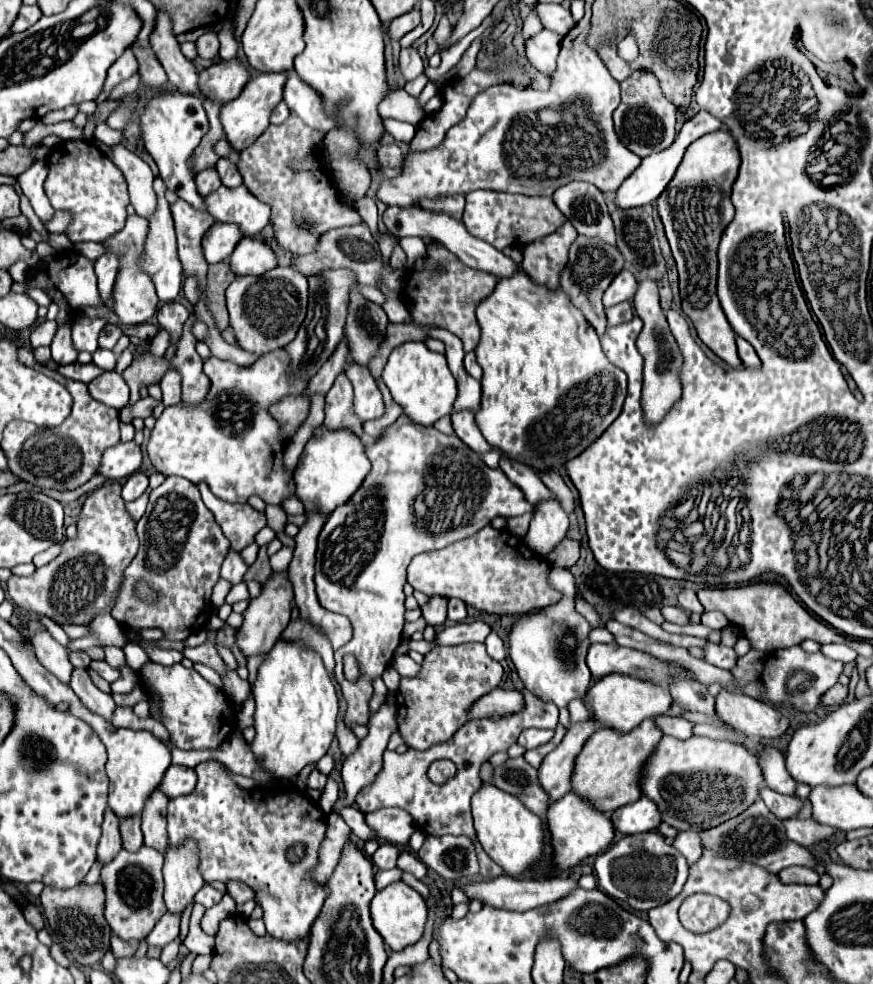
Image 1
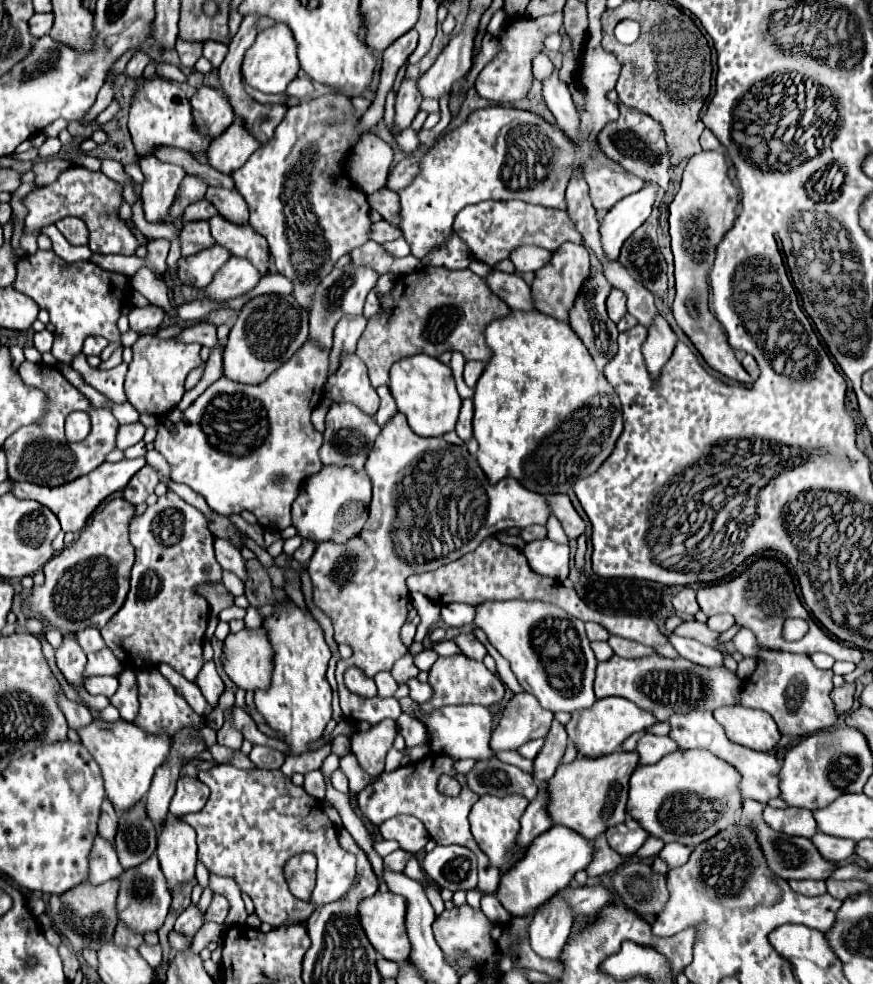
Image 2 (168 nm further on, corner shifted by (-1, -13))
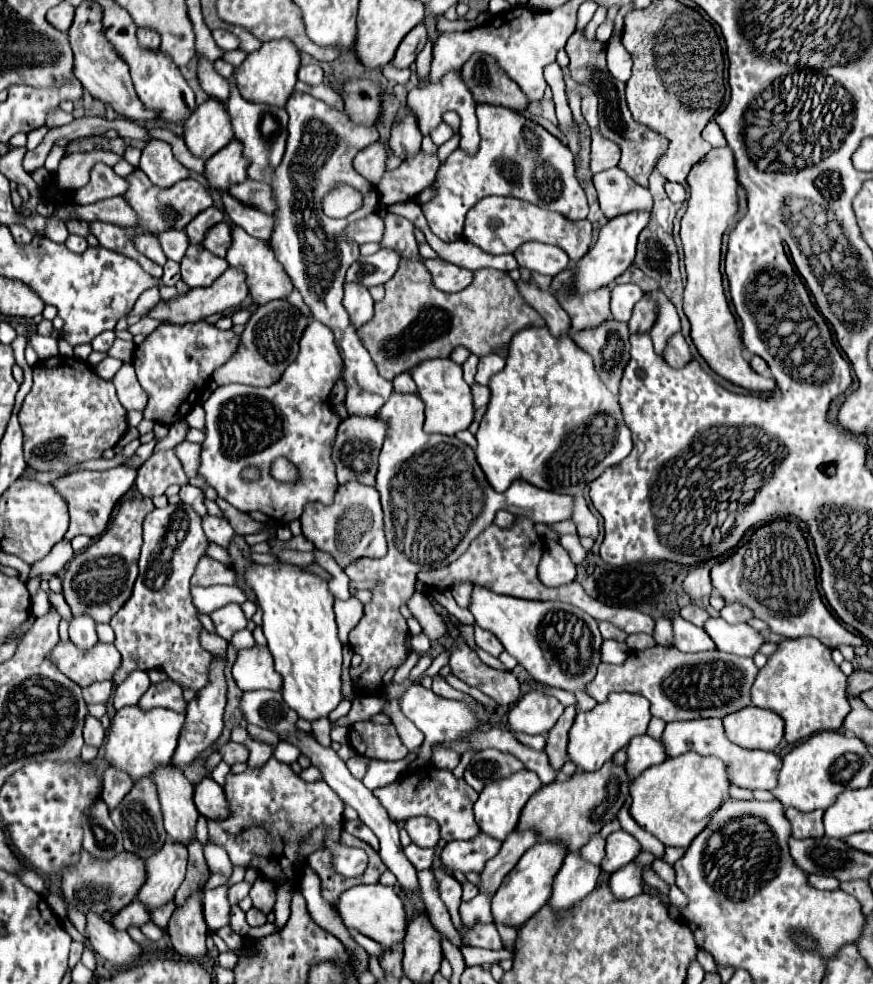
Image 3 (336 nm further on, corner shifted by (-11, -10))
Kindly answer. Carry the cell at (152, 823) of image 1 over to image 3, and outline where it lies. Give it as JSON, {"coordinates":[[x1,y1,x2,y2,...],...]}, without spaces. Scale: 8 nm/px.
{"coordinates":[[217,657,211,669,211,681,207,687,203,687,197,697,189,703,187,713,185,713,185,723,181,727,181,735,179,735,179,743,175,749,175,755,171,759,173,767,189,767,203,751,211,749,215,745,215,741,221,737,223,731,223,711,225,711,225,703,227,703,227,685,225,685,225,677,223,677,223,665,225,659]]}

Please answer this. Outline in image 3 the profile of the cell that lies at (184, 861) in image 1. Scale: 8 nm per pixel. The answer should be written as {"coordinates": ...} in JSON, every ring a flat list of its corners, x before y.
{"coordinates":[[167,765,167,767,161,767,153,773,153,781,159,789,159,801,161,801,161,811,163,811,163,819,165,819,165,831,169,833,169,837,175,841,175,843,181,843,181,845,189,845,193,841,193,837,197,835,197,817,199,817,199,811,193,803,193,785,187,781,187,777,183,775,183,771]]}

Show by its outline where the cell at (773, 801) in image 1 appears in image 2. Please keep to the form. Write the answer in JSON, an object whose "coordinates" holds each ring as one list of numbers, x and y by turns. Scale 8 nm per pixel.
{"coordinates":[[769,808,763,810,763,820,777,832,789,834,789,836,805,836,811,838,817,832,813,812,803,808]]}

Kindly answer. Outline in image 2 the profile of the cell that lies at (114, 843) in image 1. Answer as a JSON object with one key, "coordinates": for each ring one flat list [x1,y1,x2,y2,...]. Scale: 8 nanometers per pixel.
{"coordinates":[[109,798,103,800,101,804,101,816,99,816,99,834,103,838,107,838,109,842,113,842,115,838,115,830,117,830,117,812,111,804]]}

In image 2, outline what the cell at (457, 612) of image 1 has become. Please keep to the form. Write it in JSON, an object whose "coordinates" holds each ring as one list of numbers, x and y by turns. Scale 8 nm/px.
{"coordinates":[[453,602,453,604,447,604,447,606,441,606,441,618,447,626,453,626,453,628,471,626,473,618,475,618,475,610,467,604]]}

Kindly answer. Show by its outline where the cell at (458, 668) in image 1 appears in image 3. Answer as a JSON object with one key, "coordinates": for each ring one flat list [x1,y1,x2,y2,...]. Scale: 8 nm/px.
{"coordinates":[[459,645,457,651,449,659,451,673,465,681,467,685,479,687,485,695,489,695,499,705,511,705,519,699,521,689,519,681,509,671,497,671,487,667,469,645]]}

